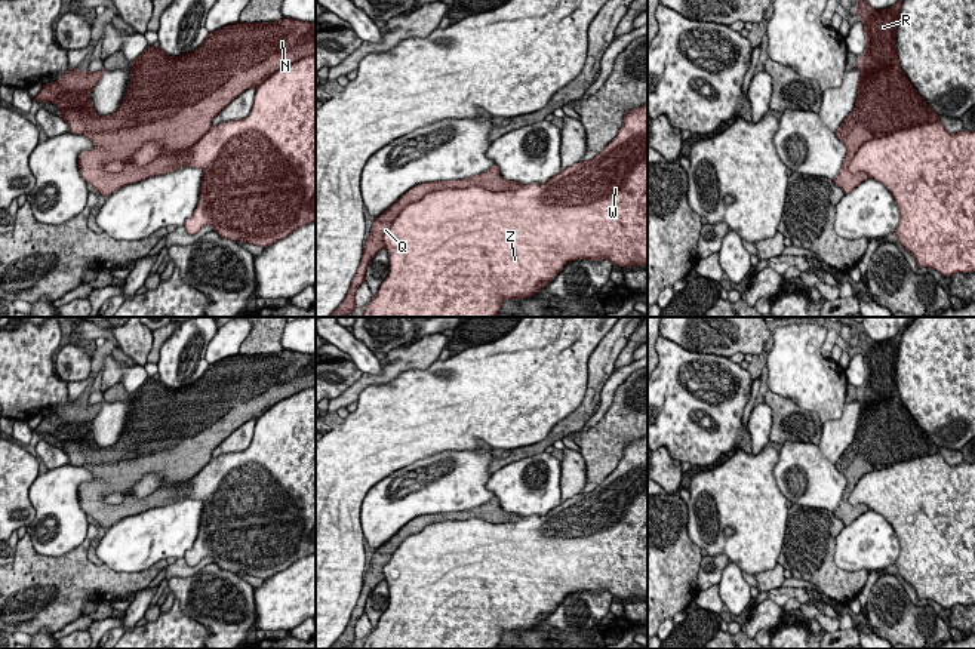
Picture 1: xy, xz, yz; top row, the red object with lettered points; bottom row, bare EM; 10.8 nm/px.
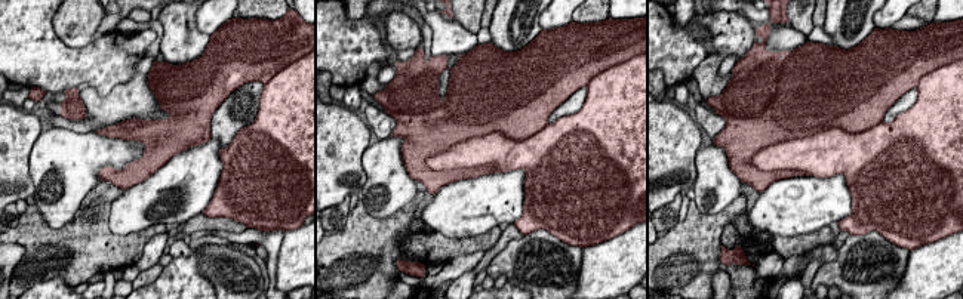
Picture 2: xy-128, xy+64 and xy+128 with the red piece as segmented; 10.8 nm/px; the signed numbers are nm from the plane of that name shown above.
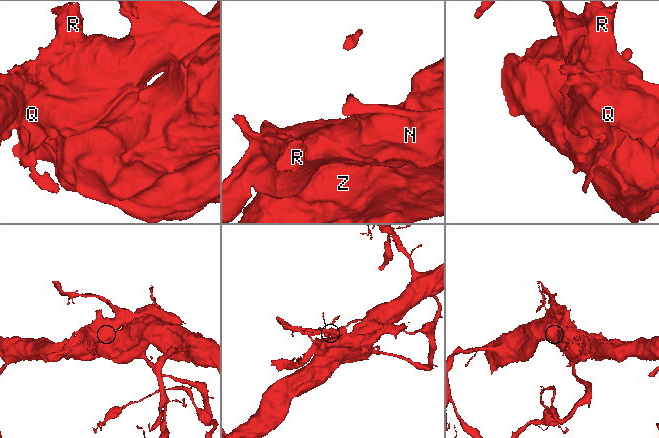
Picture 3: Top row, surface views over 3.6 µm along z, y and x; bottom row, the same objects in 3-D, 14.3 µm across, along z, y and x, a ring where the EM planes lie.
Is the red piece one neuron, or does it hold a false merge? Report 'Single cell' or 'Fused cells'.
Fused cells

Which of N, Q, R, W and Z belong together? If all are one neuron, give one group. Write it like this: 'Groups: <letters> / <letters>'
Groups: N Q R / W Z

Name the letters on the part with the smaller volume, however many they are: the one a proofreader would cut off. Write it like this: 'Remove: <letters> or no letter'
Remove: N, Q, R

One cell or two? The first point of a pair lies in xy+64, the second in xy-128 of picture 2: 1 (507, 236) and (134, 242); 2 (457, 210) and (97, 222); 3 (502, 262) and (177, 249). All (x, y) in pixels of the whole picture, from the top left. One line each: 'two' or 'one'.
1: one
2: two
3: one

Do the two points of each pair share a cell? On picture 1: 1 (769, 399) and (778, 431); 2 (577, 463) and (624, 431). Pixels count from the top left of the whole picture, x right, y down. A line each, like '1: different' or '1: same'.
1: same
2: different

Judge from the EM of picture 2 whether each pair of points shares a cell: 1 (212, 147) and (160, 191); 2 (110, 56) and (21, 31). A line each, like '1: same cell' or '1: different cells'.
1: same cell
2: same cell

